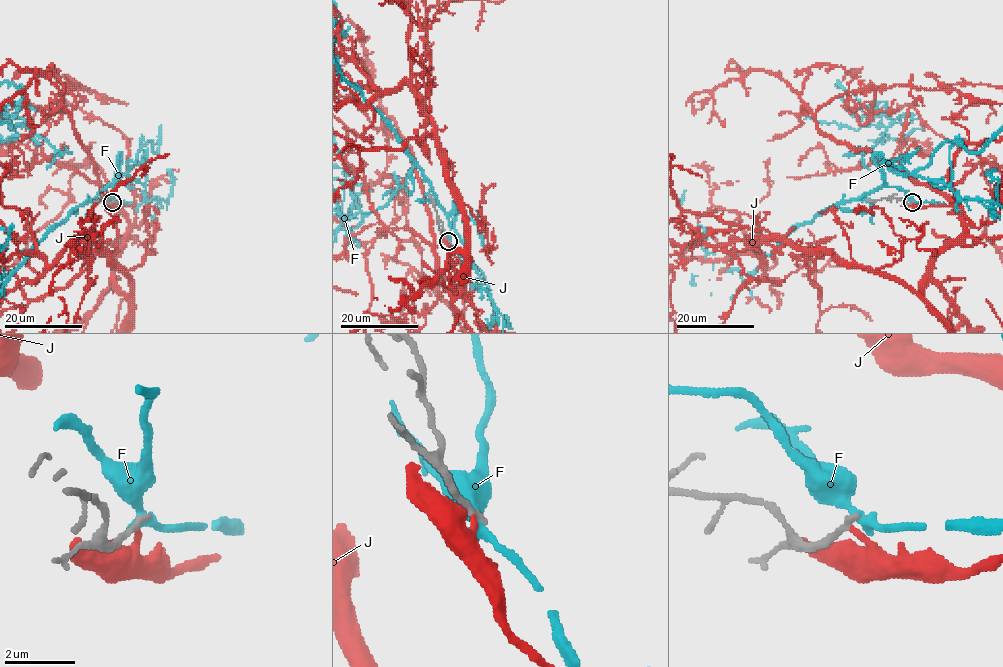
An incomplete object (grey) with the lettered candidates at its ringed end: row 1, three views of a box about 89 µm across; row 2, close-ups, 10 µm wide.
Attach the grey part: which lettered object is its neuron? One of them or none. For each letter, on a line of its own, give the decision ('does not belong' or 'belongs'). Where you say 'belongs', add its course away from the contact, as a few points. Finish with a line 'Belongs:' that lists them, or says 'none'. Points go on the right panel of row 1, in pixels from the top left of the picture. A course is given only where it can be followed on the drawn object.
F: does not belong
J: belongs
Belongs: J

